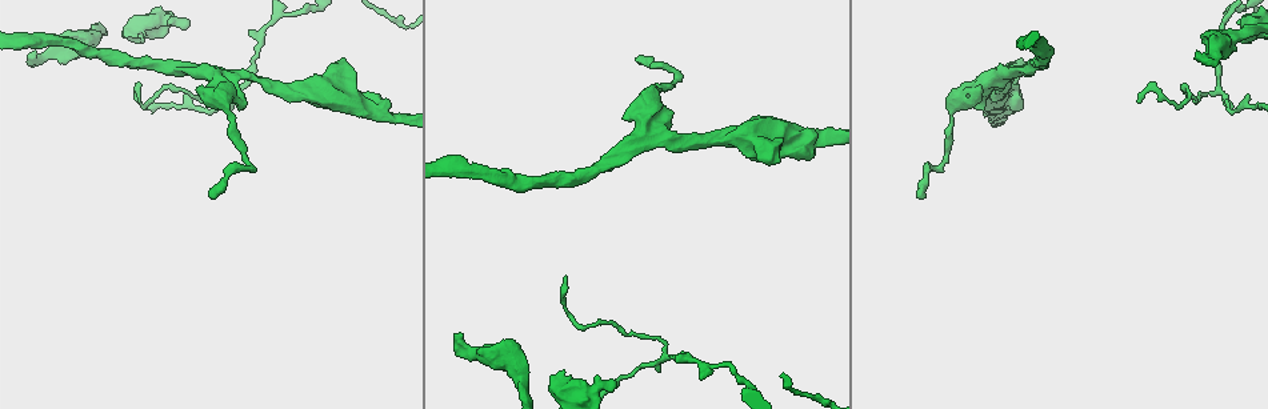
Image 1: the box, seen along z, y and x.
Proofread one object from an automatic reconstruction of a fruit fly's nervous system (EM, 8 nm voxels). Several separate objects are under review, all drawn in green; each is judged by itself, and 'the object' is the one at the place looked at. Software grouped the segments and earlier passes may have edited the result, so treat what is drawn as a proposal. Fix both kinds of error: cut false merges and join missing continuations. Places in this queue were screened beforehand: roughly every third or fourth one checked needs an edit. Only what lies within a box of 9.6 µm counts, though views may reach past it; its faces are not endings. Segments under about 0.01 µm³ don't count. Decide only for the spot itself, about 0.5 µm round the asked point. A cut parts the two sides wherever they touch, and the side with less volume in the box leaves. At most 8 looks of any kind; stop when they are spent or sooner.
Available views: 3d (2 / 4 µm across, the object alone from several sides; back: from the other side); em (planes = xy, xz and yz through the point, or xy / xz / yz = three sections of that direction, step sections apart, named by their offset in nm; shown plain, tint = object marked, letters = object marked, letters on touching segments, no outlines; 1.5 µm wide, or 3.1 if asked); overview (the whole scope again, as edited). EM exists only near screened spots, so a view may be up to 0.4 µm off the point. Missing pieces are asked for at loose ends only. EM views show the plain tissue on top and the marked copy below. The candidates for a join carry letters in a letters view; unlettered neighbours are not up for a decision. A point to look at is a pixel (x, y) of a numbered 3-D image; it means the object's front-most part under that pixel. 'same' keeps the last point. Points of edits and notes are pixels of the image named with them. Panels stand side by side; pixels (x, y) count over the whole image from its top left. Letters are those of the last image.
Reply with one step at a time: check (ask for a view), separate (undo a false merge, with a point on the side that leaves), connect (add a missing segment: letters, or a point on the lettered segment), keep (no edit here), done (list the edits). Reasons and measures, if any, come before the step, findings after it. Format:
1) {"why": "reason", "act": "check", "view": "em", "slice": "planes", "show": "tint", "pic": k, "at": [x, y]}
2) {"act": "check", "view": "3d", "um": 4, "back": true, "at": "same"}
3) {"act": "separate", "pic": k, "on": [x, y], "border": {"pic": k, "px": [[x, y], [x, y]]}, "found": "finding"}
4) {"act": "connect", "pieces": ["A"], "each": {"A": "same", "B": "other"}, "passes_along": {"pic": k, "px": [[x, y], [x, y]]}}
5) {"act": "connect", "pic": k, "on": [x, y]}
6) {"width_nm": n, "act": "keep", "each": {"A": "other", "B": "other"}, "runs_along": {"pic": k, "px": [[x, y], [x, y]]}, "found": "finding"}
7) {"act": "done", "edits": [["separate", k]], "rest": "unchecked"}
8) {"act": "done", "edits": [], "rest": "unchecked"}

{"why": "sharp bend", "act": "check", "view": "em", "slice": "planes", "show": "tint", "pic": 1, "at": [148, 20]}

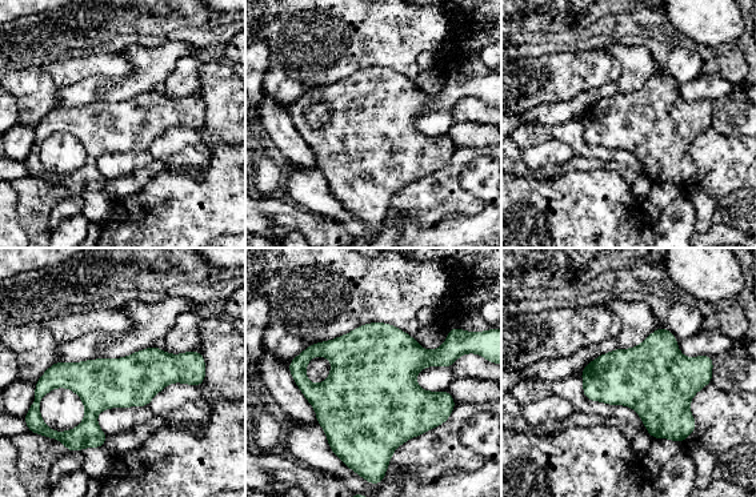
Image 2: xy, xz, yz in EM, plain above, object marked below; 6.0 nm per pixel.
{"why": "what lies round it", "act": "check", "view": "em", "slice": "planes", "show": "letters", "at": "same"}

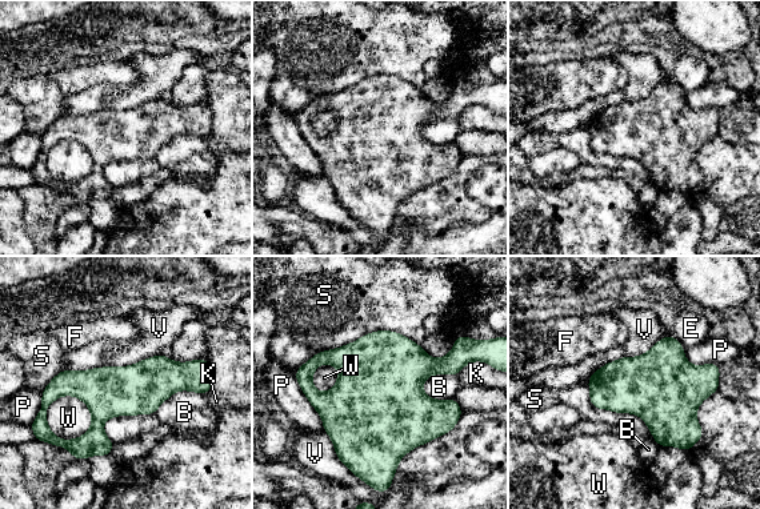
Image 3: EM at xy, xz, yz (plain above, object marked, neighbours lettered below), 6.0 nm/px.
{"act": "keep", "each": {"B": "other", "E": "other", "F": "other", "K": "other", "P": "other", "S": "other", "V": "other", "W": "other"}, "border": {"pic": 3, "px": [[160, 352], [128, 365], [63, 369]]}, "found": "all the same cell"}

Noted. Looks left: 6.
{"why": "sharp bend", "act": "check", "view": "em", "slice": "xy", "step": 4, "show": "tint", "pic": 1, "at": [141, 107]}

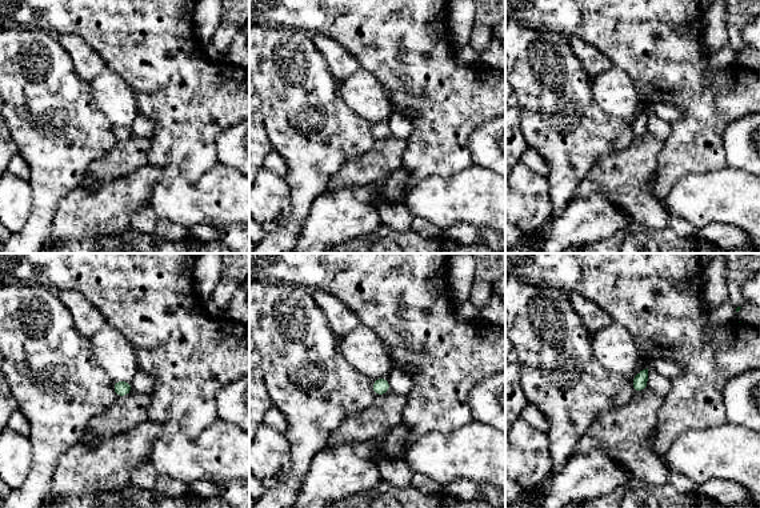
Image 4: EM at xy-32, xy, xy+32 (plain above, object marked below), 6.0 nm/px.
{"why": "cut it another way", "act": "check", "view": "em", "slice": "planes", "show": "letters", "at": "same"}

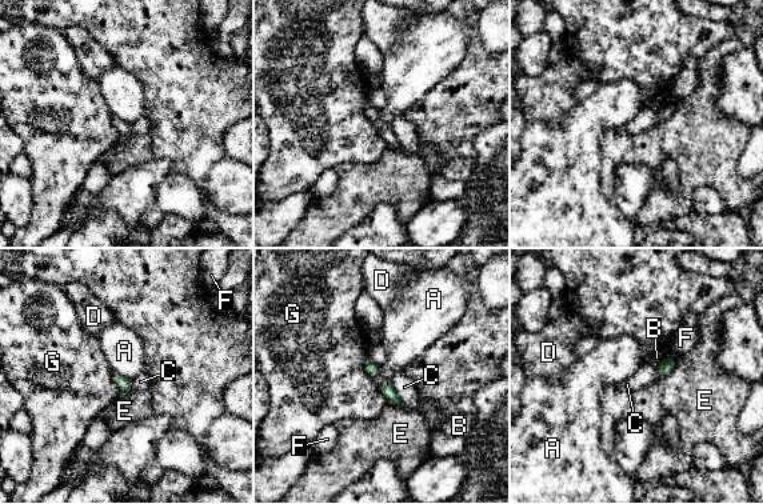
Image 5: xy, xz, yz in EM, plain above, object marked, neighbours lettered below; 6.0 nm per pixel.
{"act": "keep", "each": {"A": "other", "B": "other", "C": "other", "D": "other", "E": "other", "F": "other", "G": "other"}, "border": {"pic": 5, "px": [[367, 358], [366, 372], [372, 379]]}, "found": "one cell here"}

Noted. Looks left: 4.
{"why": "branch stops here", "act": "check", "view": "em", "slice": "planes", "show": "letters", "pic": 1, "at": [199, 89]}

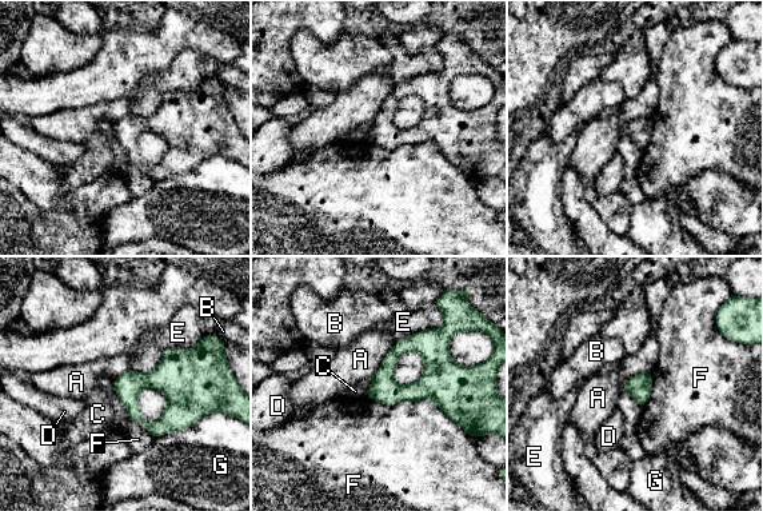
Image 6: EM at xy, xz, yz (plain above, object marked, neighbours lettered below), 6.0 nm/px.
{"longest_contact_nm": ["F", 600], "act": "keep", "each": {"A": "other", "B": "other", "C": "other", "D": "other", "E": "other", "F": "other", "G": "other"}, "border": {"pic": 6, "px": [[395, 342], [372, 379]]}, "found": "none of them fits"}

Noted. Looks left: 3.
{"act": "done", "edits": [], "rest": "unchecked"}

